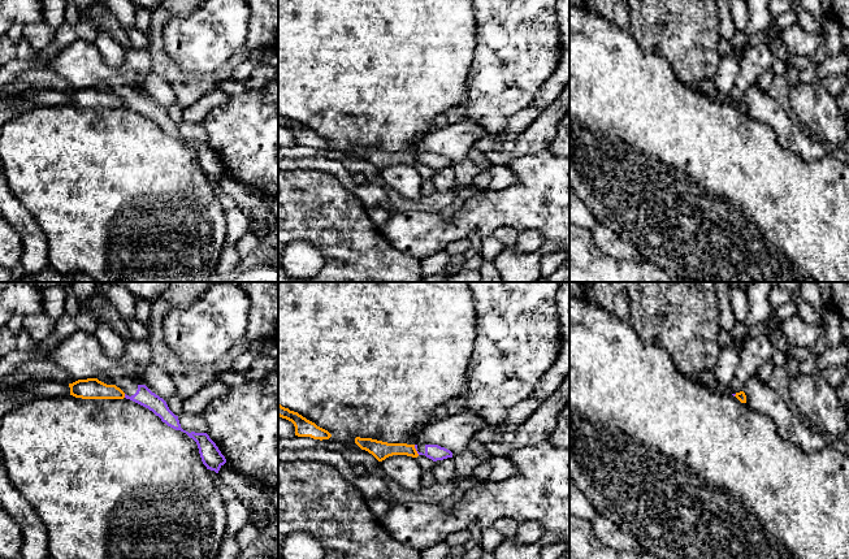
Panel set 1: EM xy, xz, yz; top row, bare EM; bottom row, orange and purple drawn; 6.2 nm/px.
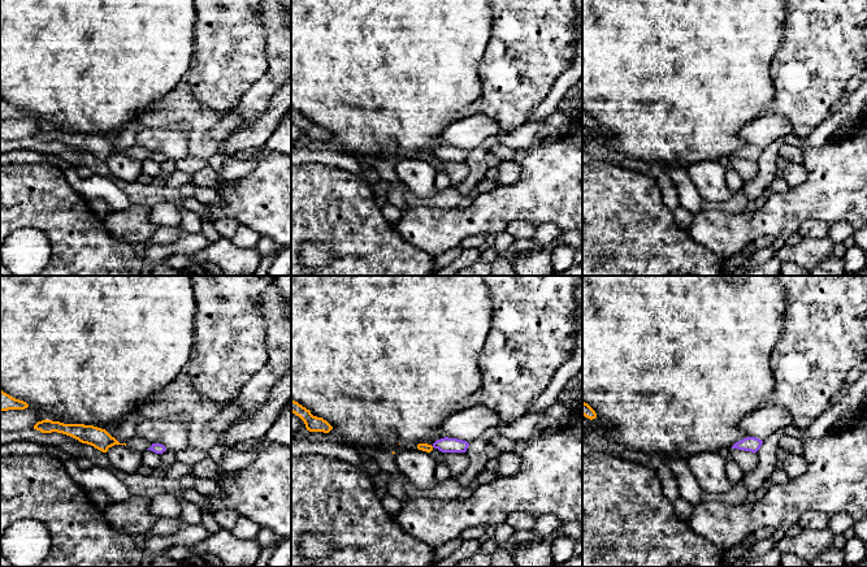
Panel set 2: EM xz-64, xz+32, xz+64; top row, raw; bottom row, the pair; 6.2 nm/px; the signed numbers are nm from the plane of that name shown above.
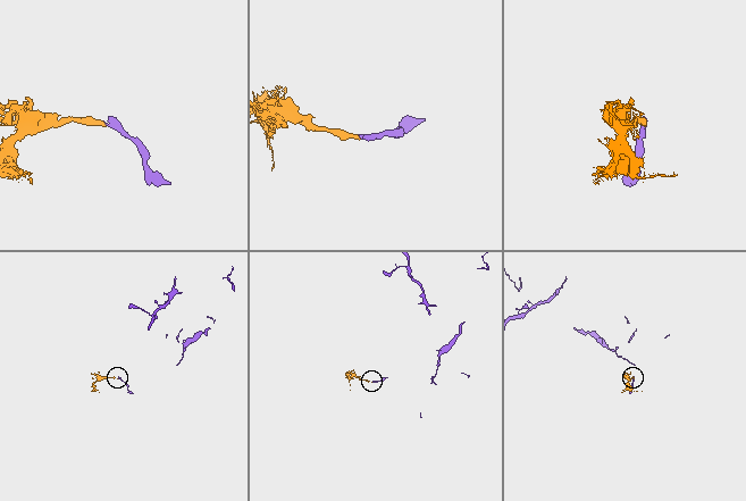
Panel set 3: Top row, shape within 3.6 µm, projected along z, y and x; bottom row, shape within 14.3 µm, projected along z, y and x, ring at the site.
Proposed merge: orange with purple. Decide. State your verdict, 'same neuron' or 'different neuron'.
different neuron

